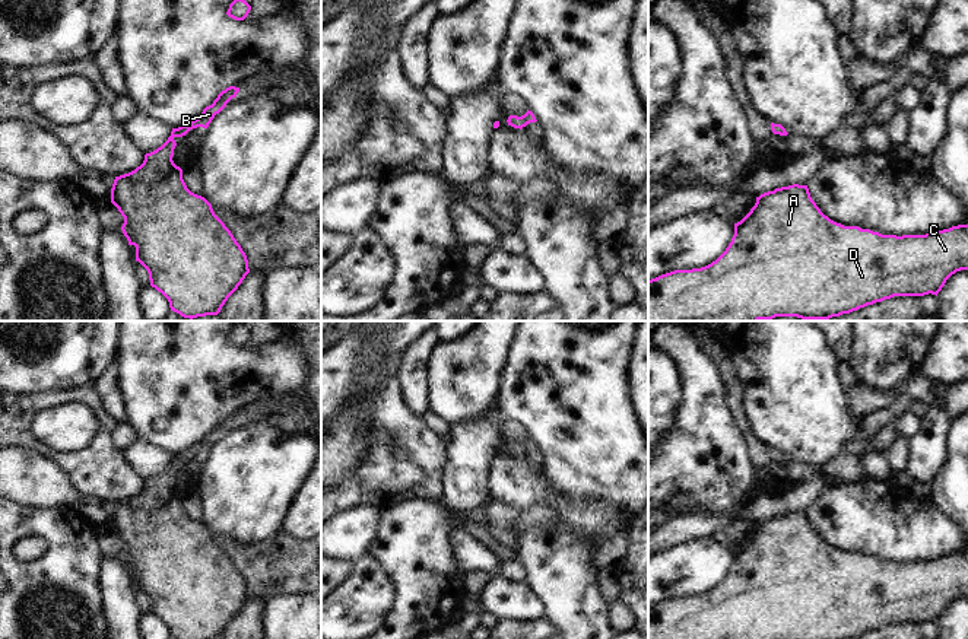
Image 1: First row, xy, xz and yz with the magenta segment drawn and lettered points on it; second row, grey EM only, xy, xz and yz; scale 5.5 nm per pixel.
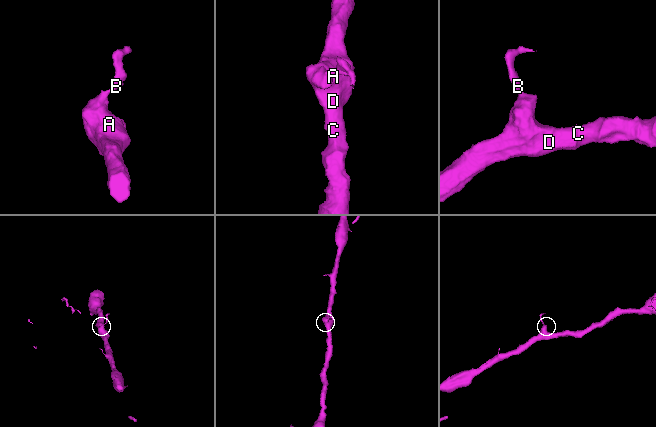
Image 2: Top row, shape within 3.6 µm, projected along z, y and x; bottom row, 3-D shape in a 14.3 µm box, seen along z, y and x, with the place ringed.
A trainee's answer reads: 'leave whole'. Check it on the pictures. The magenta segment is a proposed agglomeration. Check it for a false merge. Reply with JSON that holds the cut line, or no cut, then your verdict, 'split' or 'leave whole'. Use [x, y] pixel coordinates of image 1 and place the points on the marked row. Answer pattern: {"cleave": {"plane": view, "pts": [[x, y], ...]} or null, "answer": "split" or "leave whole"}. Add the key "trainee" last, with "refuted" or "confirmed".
{"cleave": null, "answer": "leave whole", "trainee": "confirmed"}

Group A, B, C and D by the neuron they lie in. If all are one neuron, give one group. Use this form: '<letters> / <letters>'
A B C D

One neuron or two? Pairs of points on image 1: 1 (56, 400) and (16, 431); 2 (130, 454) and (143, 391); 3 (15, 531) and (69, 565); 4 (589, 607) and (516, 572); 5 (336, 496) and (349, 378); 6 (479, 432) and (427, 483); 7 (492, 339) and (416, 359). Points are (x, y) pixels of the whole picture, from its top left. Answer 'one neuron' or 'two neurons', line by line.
1: one neuron
2: two neurons
3: one neuron
4: two neurons
5: one neuron
6: two neurons
7: two neurons

